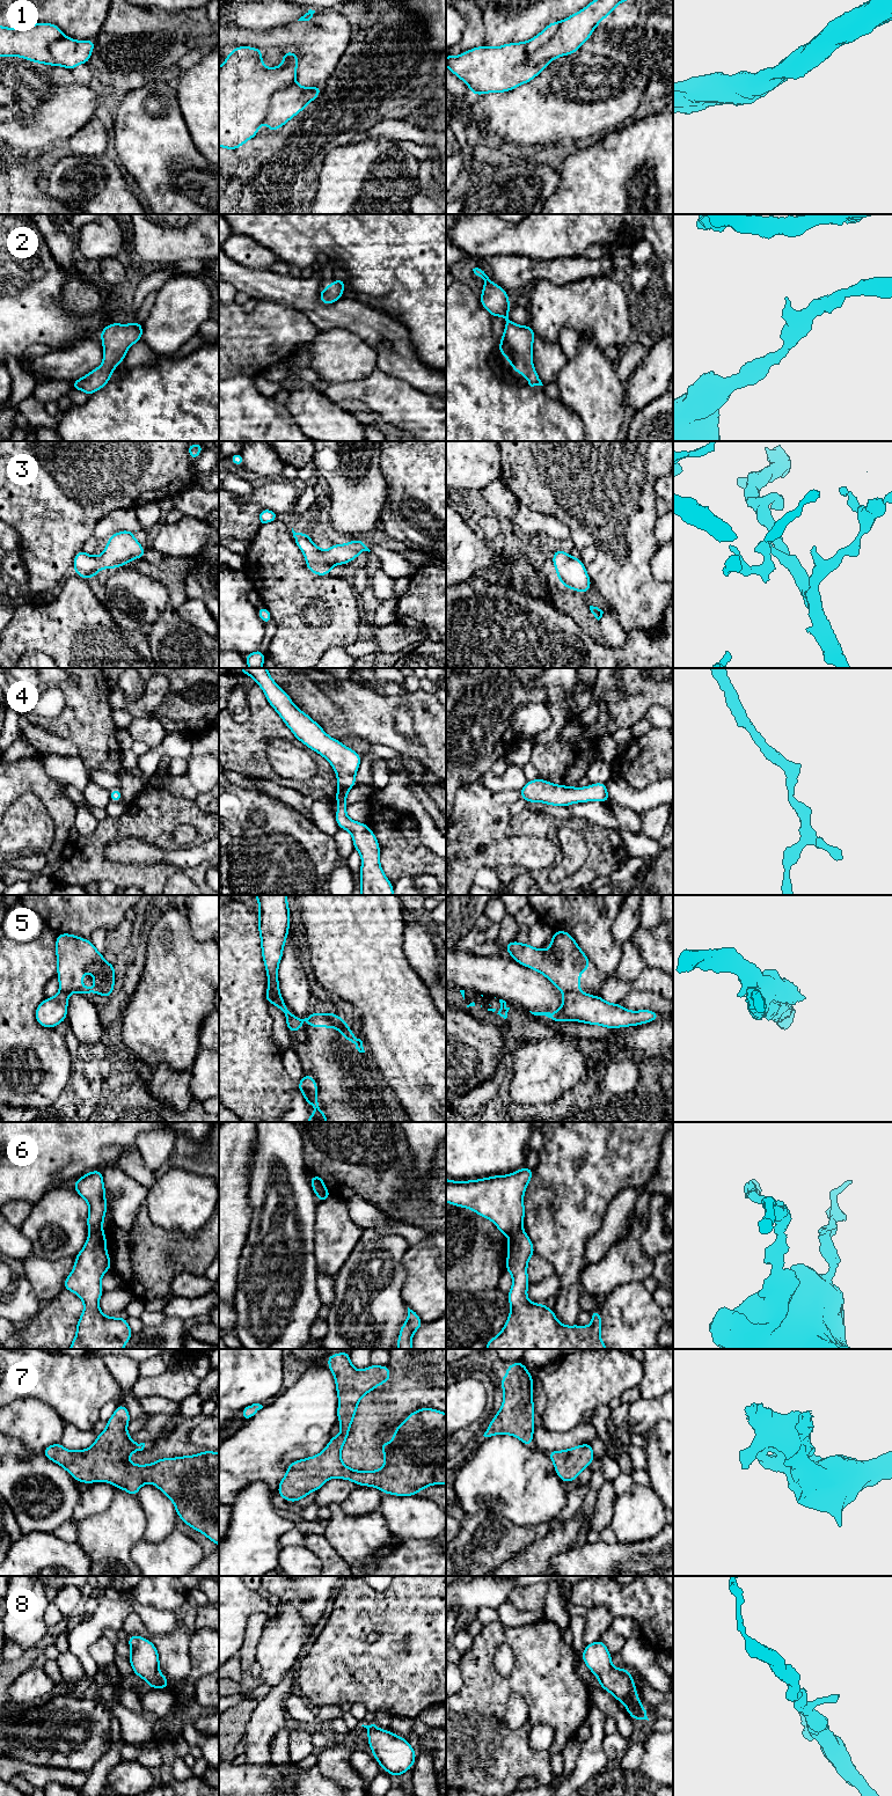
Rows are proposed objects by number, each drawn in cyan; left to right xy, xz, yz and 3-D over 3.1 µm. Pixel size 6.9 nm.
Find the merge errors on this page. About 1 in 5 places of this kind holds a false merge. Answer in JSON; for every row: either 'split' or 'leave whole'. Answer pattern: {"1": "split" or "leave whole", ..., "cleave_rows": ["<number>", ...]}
{"1": "leave whole", "2": "leave whole", "3": "leave whole", "4": "leave whole", "5": "split", "6": "split", "7": "leave whole", "8": "leave whole", "cleave_rows": ["5", "6"]}

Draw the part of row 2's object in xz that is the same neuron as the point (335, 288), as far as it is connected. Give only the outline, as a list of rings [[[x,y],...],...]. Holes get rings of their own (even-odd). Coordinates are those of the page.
[[[342,278],[327,285],[324,289],[320,291],[320,301],[324,305],[331,305],[335,301],[343,299],[342,294],[345,285],[346,284]]]

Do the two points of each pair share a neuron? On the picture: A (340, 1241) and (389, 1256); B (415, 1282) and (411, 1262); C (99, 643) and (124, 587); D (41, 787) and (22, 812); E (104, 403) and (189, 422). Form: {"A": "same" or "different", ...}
{"A": "different", "B": "same", "C": "different", "D": "different", "E": "same"}

